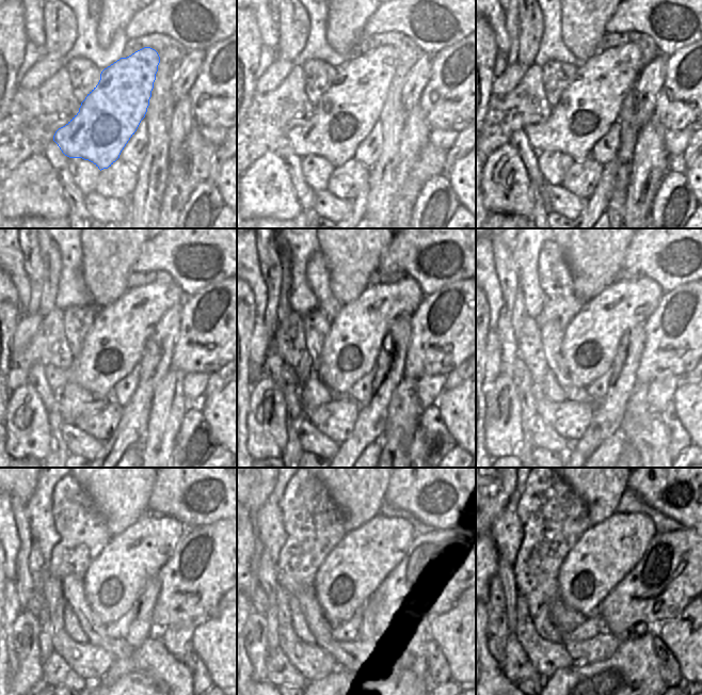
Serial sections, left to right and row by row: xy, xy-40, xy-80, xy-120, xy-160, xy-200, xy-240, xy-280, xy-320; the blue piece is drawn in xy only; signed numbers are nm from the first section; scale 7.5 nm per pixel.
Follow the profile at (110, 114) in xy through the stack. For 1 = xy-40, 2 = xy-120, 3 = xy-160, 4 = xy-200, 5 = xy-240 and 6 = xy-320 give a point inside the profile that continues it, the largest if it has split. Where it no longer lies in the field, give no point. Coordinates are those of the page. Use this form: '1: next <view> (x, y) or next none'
1: next xy-40 (349, 109)
2: next xy-120 (113, 346)
3: next xy-160 (351, 348)
4: next xy-200 (591, 341)
5: next xy-240 (113, 581)
6: next xy-320 (606, 552)

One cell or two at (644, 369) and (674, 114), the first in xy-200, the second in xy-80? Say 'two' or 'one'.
one

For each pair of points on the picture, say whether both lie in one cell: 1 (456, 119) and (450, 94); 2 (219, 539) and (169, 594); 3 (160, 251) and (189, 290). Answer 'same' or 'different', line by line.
1: same
2: same
3: same

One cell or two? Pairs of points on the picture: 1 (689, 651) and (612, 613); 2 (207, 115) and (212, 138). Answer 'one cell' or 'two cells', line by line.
1: two cells
2: two cells

